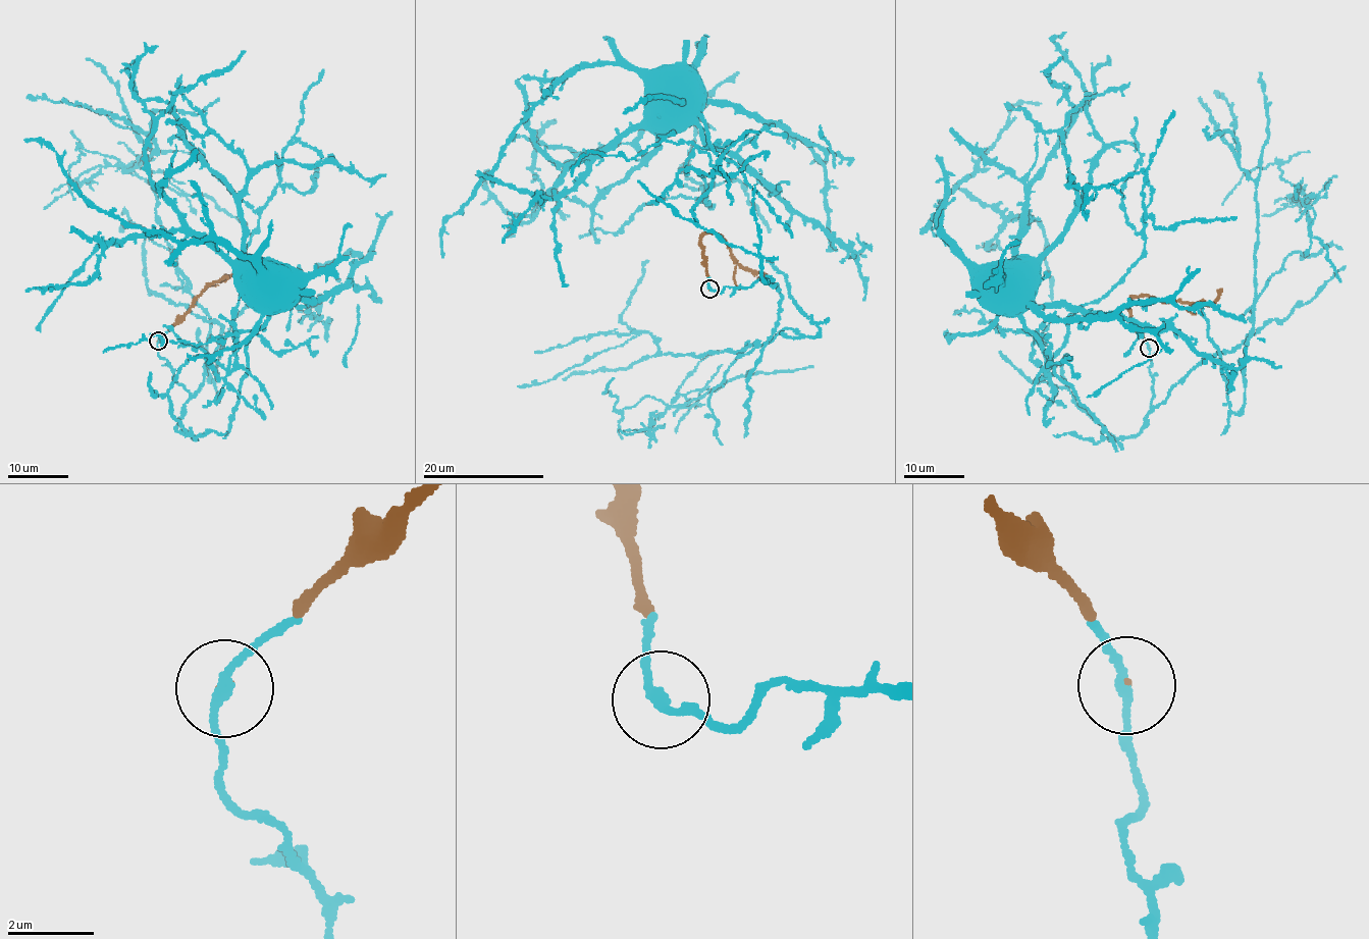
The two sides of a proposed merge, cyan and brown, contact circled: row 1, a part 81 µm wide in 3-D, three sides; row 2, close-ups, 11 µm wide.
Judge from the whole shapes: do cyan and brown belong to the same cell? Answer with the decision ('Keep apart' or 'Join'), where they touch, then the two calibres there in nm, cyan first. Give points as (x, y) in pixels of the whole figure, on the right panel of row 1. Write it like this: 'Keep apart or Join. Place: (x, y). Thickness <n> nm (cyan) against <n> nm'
Keep apart. Place: (1149, 348). Thickness 200 nm (cyan) against 40 nm

